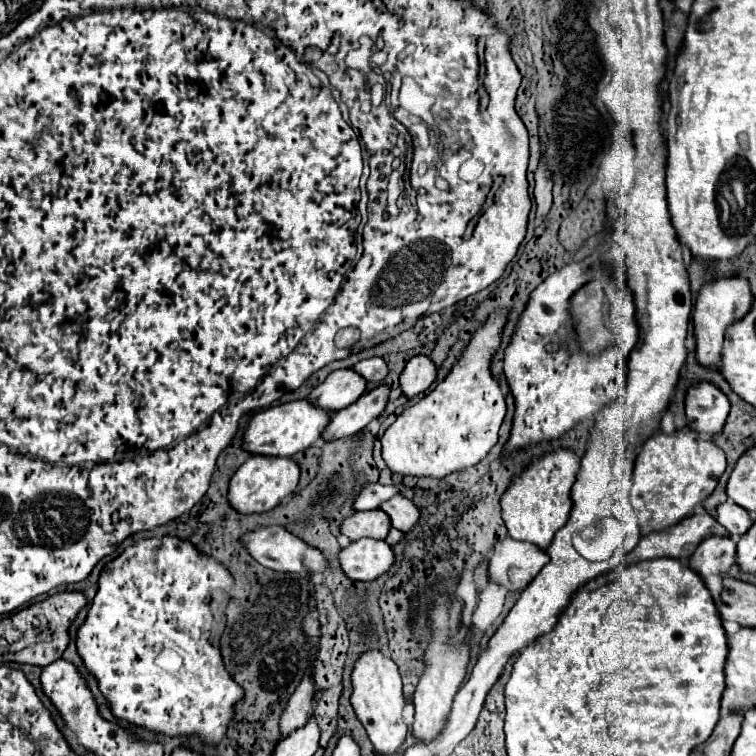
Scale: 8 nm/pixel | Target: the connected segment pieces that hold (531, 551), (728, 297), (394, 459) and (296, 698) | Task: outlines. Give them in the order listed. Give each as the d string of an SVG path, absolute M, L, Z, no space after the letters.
M506 538L496 544L488 564L488 582L520 594L532 578L548 564L548 554L528 542Z
M724 278L712 284L702 286L702 290L698 292L696 298L696 306L694 306L694 334L696 334L696 360L710 368L710 370L718 370L718 362L722 358L722 340L724 334L728 330L728 326L732 326L734 322L738 322L740 318L744 318L748 314L752 306L752 294L750 294L750 286L748 280L744 278Z
M496 312L486 326L478 328L466 346L462 358L456 362L452 372L420 402L414 406L406 408L396 422L384 432L382 436L382 458L386 466L396 472L396 474L406 474L406 476L430 476L430 478L446 478L452 472L466 470L470 466L476 466L488 452L490 448L498 442L498 430L500 424L506 416L506 404L504 396L500 392L498 382L492 378L488 370L488 360L492 358L494 350L500 344L500 330L504 326L504 312Z
M306 674L300 682L300 686L296 688L296 692L292 694L282 720L280 720L280 740L284 736L288 736L294 728L304 726L304 722L308 720L308 716L312 714L312 700L314 700L314 688L312 688L312 680Z

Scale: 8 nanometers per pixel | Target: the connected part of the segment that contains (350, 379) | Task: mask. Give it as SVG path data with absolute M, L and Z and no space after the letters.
M340 368L310 392L310 400L326 410L342 410L366 392L366 380L354 368Z

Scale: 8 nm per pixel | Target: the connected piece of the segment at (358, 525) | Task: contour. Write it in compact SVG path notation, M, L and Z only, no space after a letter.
M368 510L368 512L356 512L350 518L346 518L340 526L340 530L350 538L350 540L360 540L360 538L378 538L384 540L392 528L392 522L388 514L382 510Z

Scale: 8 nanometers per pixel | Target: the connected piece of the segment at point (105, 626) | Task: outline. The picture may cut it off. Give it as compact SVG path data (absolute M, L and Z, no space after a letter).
M168 534L160 536L160 538L138 540L134 546L128 546L120 556L116 556L114 560L110 560L104 566L104 570L100 572L100 578L98 578L98 592L96 592L90 608L88 608L88 616L76 632L76 650L84 662L84 668L96 678L98 690L102 692L102 696L106 698L106 704L110 706L112 714L118 720L126 720L126 722L136 724L136 726L140 726L152 734L164 734L170 738L174 738L174 736L182 736L182 738L198 736L198 740L208 744L208 746L218 746L222 740L226 740L228 722L232 722L236 702L240 698L244 698L244 688L228 674L224 660L220 656L220 650L214 648L214 644L210 640L210 628L214 624L214 616L210 610L210 602L212 602L210 594L212 594L212 590L232 590L232 586L234 586L234 574L226 566L220 566L220 562L216 562L216 558L212 558L210 554L196 550L192 546L192 542L184 542L184 538L168 536Z

